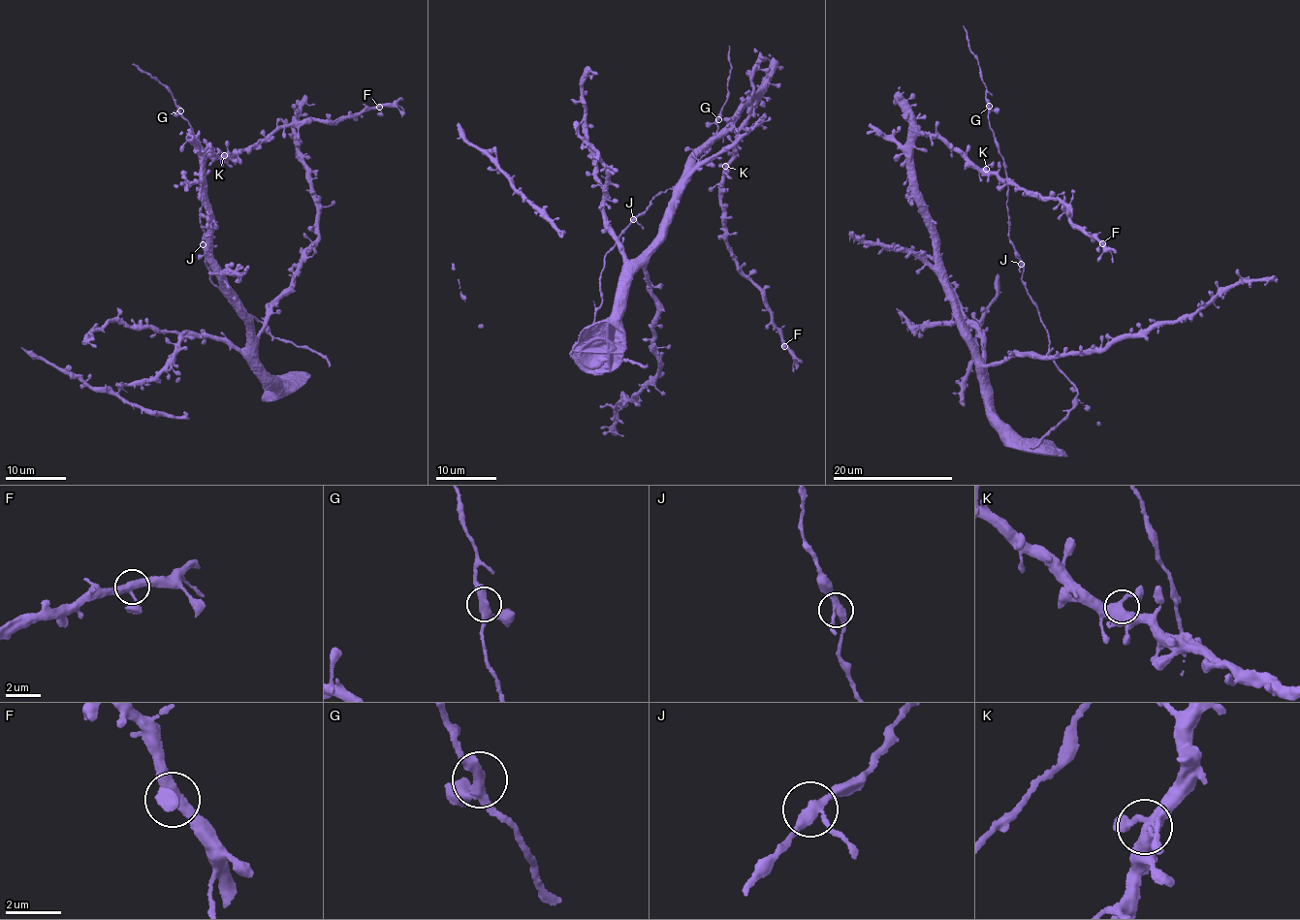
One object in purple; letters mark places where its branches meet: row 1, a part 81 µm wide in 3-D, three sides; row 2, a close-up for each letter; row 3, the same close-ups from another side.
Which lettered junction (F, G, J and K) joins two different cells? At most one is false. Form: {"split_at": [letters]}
{"split_at": []}

